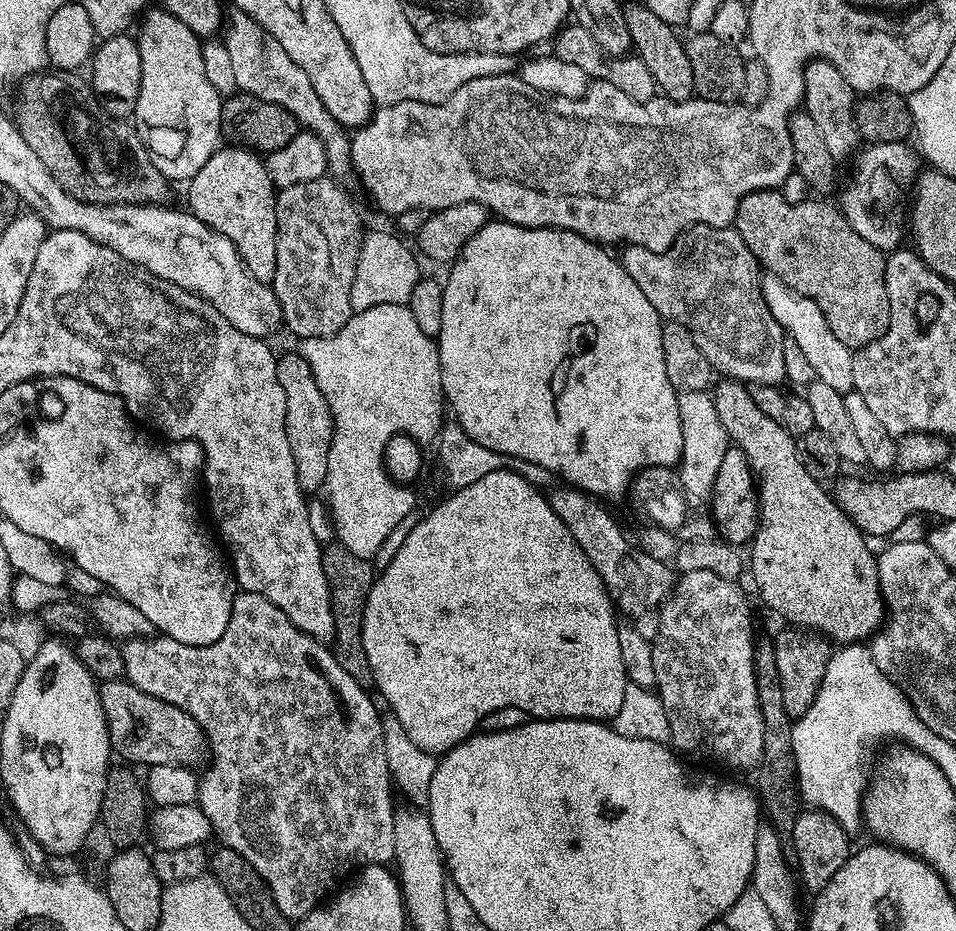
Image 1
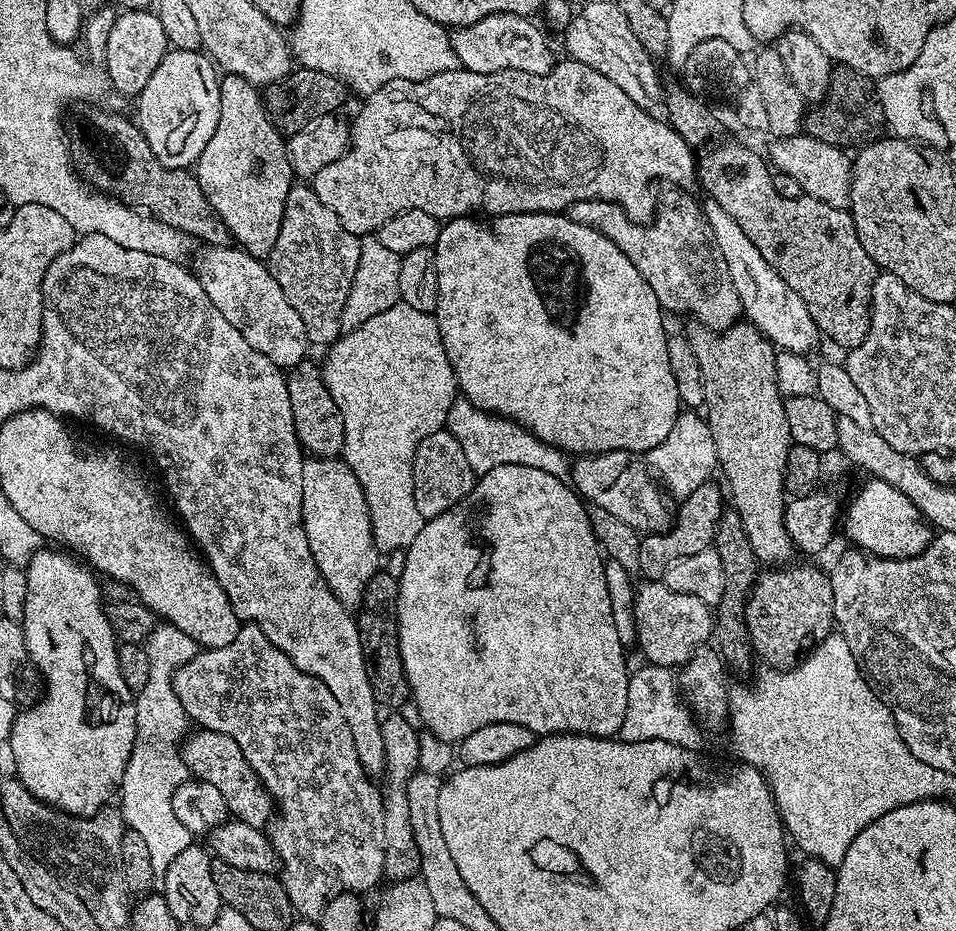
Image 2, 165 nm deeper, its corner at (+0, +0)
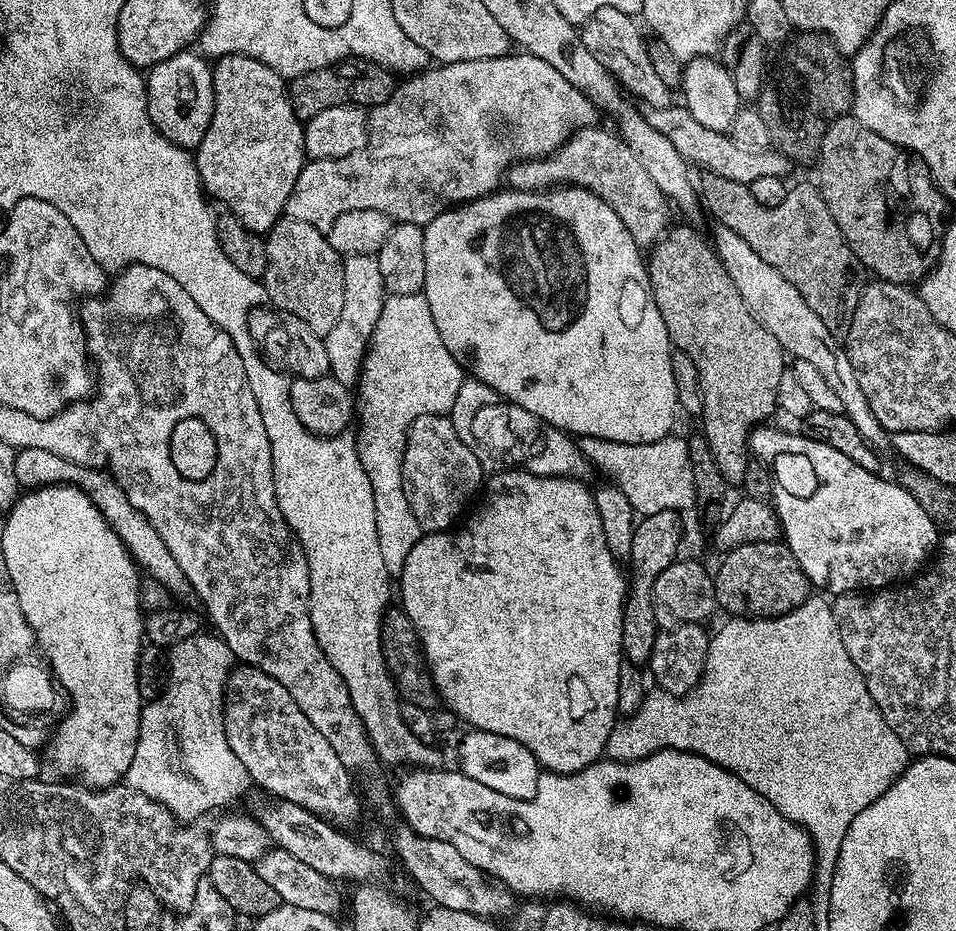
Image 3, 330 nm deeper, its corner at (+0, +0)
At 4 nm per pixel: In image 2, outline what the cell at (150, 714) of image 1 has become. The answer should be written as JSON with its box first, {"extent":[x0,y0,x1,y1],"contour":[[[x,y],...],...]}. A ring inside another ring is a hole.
{"extent":[180,727,273,829],"contour":[[[197,727],[184,737],[184,742],[180,745],[180,753],[189,773],[195,779],[210,782],[210,786],[214,786],[222,793],[222,798],[226,798],[228,811],[235,819],[259,829],[263,829],[273,819],[272,795],[258,778],[254,766],[246,762],[246,754],[242,754],[242,746],[238,746],[234,738],[209,728]]]}

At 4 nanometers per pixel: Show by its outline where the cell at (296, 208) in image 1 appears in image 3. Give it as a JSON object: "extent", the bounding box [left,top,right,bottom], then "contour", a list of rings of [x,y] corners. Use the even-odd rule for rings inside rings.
{"extent":[262,215,344,338],"contour":[[[289,215],[266,233],[264,245],[268,265],[262,283],[271,307],[302,318],[302,322],[322,338],[342,314],[344,262],[341,255],[331,248],[321,229],[310,226],[310,222],[298,222],[298,218]]]}

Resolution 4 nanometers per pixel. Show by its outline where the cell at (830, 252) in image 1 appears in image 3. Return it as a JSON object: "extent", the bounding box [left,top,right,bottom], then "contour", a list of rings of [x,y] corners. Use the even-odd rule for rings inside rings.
{"extent":[698,174,866,337],"contour":[[[711,174],[703,178],[704,181],[699,181],[698,192],[706,212],[717,220],[715,223],[719,227],[734,230],[734,234],[739,234],[741,238],[746,238],[746,243],[754,249],[754,254],[758,254],[758,258],[764,259],[765,262],[770,262],[770,266],[774,266],[774,270],[778,270],[778,274],[782,274],[782,278],[786,278],[786,282],[793,284],[798,294],[806,298],[810,310],[814,310],[814,314],[822,318],[822,323],[832,336],[847,337],[852,315],[866,283],[866,269],[854,254],[854,250],[850,250],[842,230],[838,230],[838,222],[834,222],[834,214],[830,214],[819,187],[815,183],[800,184],[797,188],[789,187],[782,206],[767,208],[754,199],[749,185]]]}

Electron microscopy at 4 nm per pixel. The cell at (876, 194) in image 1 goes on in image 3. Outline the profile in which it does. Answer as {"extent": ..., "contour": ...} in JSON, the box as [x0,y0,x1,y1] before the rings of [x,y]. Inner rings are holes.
{"extent":[646,106,794,185],"contour":[[[669,106],[667,108],[648,108],[646,115],[650,126],[658,130],[658,134],[664,134],[670,140],[674,150],[682,154],[682,158],[689,165],[705,168],[705,173],[730,178],[739,184],[752,185],[754,178],[766,178],[767,176],[787,177],[787,172],[794,168],[792,161],[786,159],[782,153],[775,150],[753,150],[743,148],[736,143],[728,132],[710,130],[696,122],[690,110],[685,106]]]}

